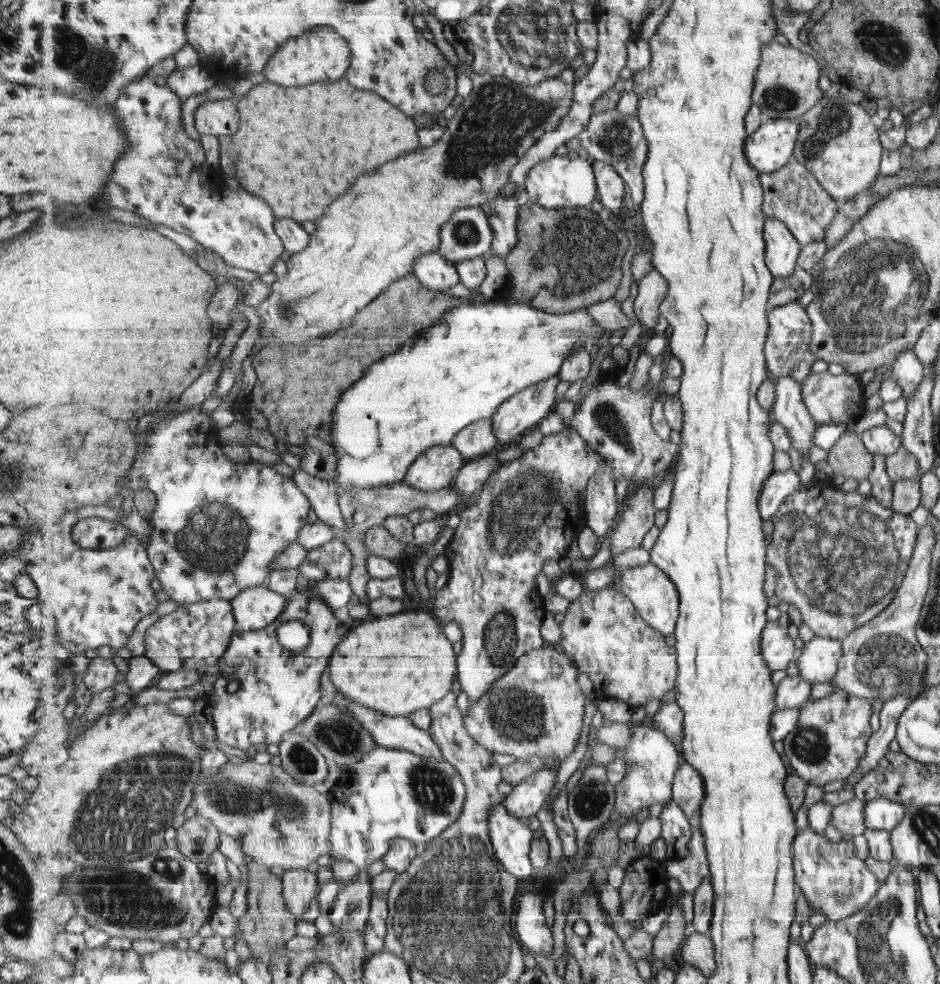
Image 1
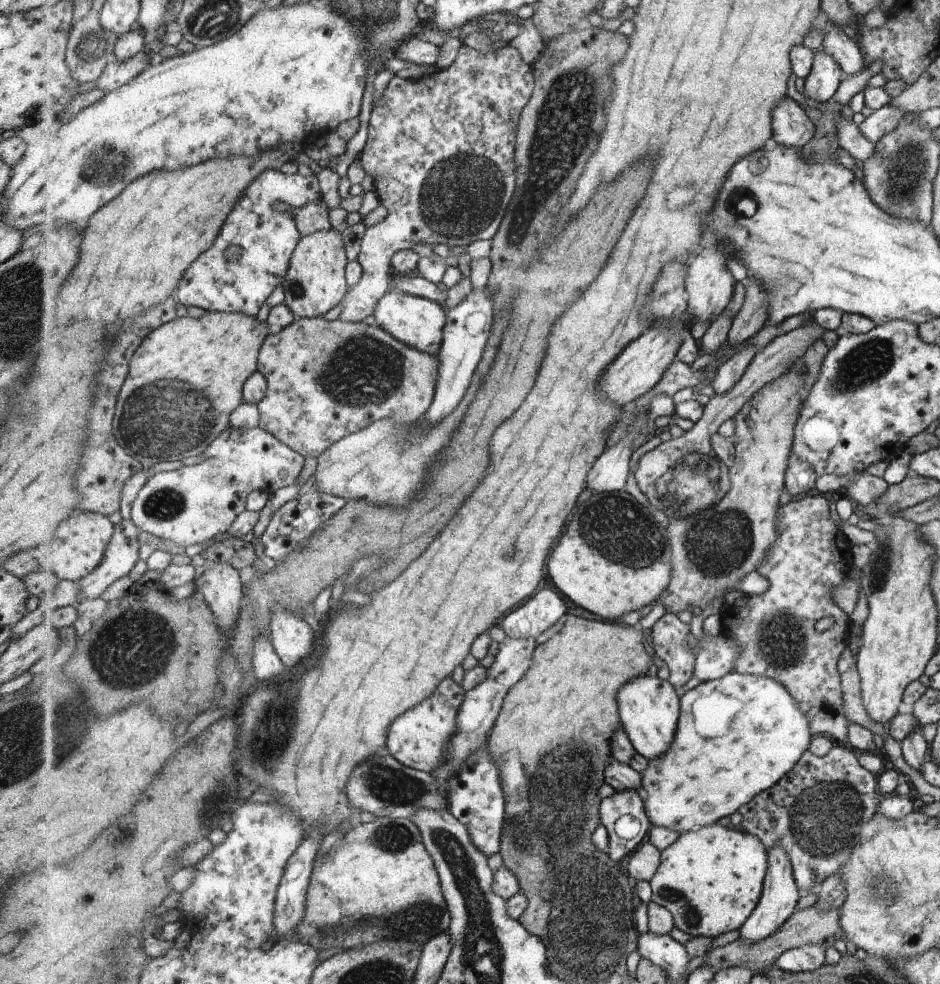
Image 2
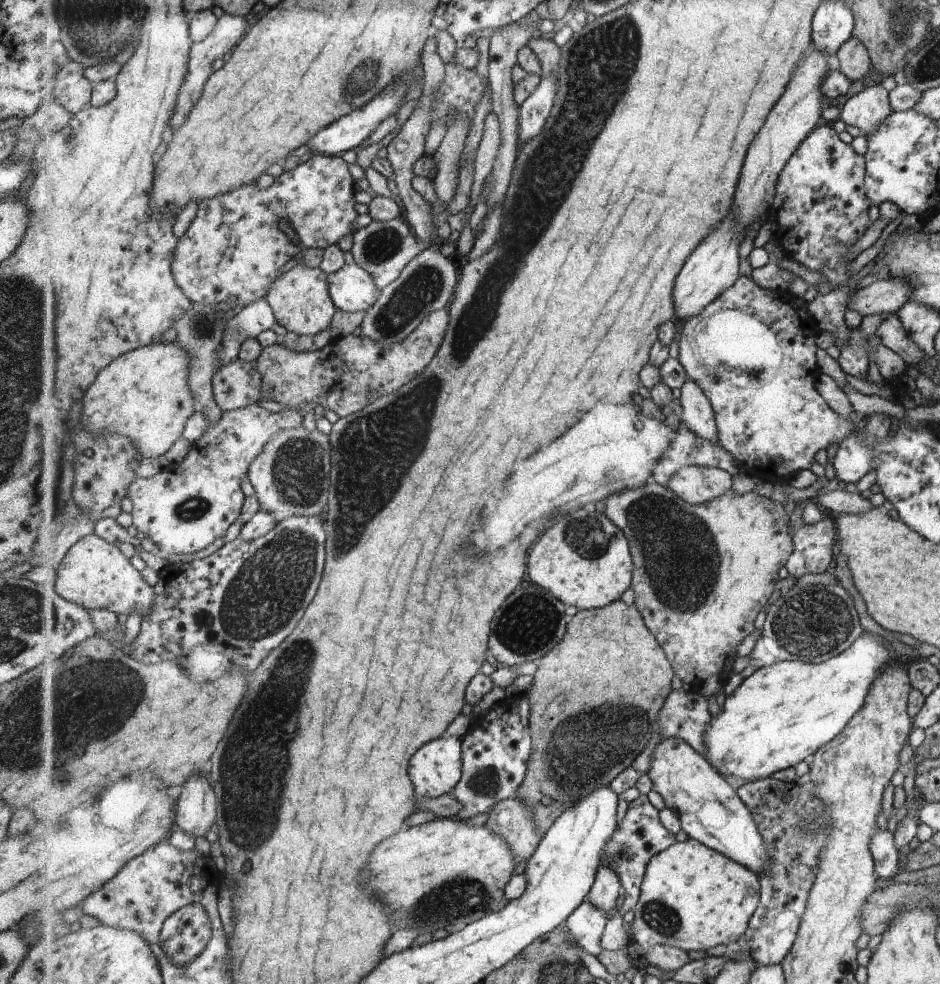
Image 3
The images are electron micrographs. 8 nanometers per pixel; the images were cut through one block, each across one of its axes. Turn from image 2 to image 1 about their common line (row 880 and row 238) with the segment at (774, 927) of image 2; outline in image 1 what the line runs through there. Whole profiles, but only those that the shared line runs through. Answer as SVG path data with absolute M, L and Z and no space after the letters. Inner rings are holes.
M766 220L766 264L775 278L789 278L795 273L803 245L787 228L785 222Z

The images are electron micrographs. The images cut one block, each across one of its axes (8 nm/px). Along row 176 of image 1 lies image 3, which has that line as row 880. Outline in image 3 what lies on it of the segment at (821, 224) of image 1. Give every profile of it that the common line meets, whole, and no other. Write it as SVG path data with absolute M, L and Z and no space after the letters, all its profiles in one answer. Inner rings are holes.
M809 774L784 782L779 778L756 780L755 800L746 800L758 821L770 852L770 867L760 874L762 899L746 930L751 956L761 965L783 962L798 938L810 892L818 877L823 849L831 842L831 815L827 803L816 795L818 786Z

